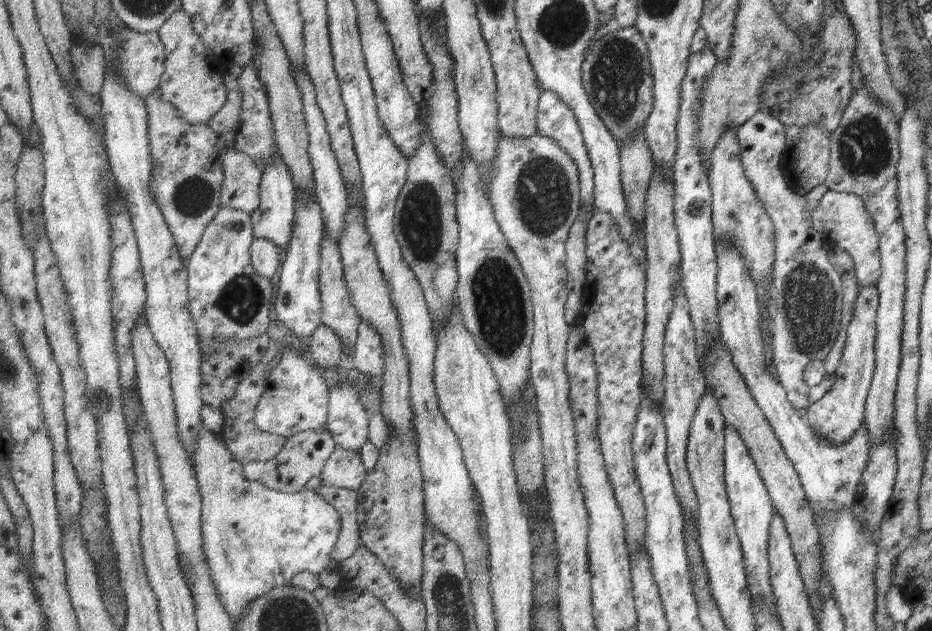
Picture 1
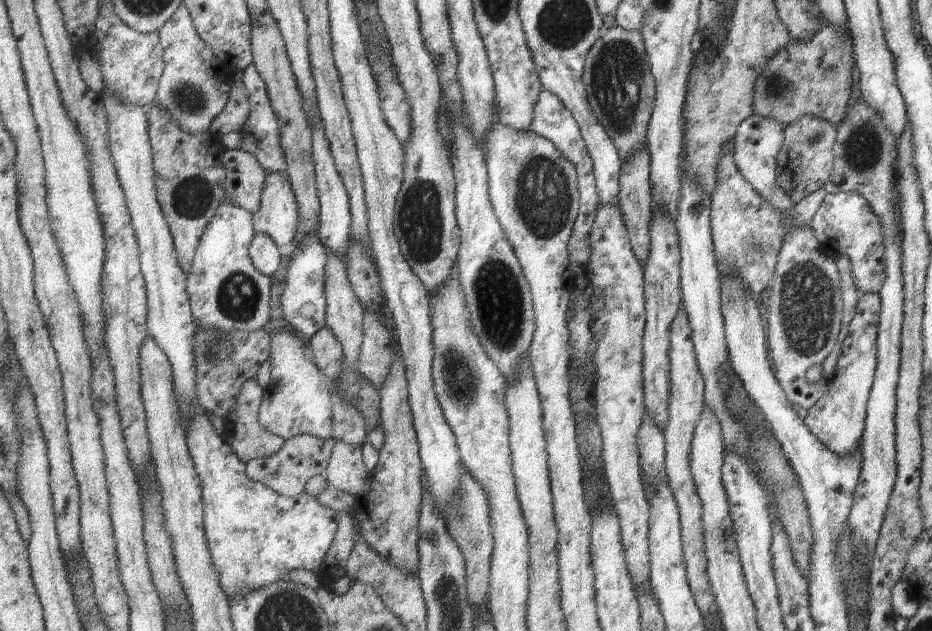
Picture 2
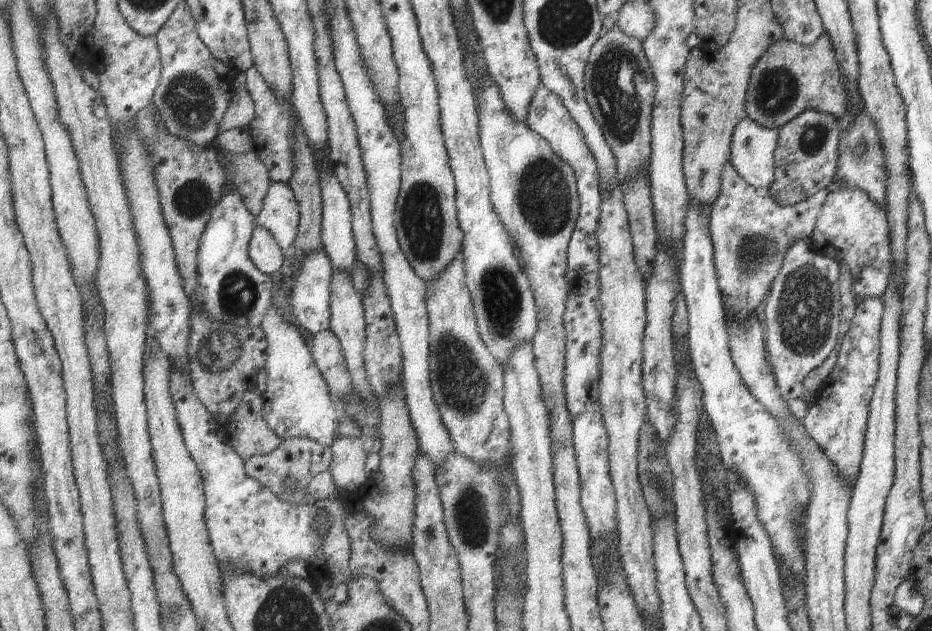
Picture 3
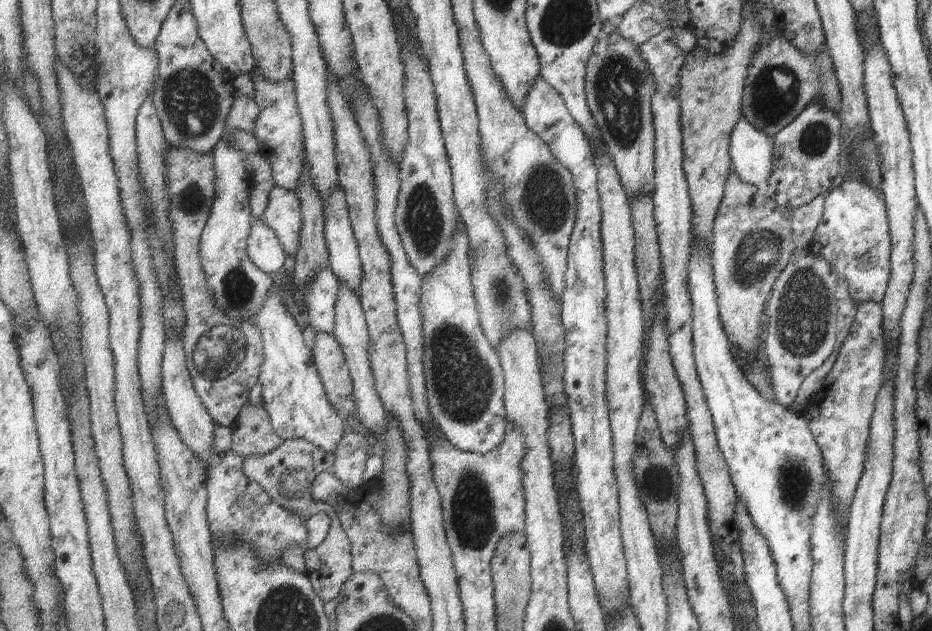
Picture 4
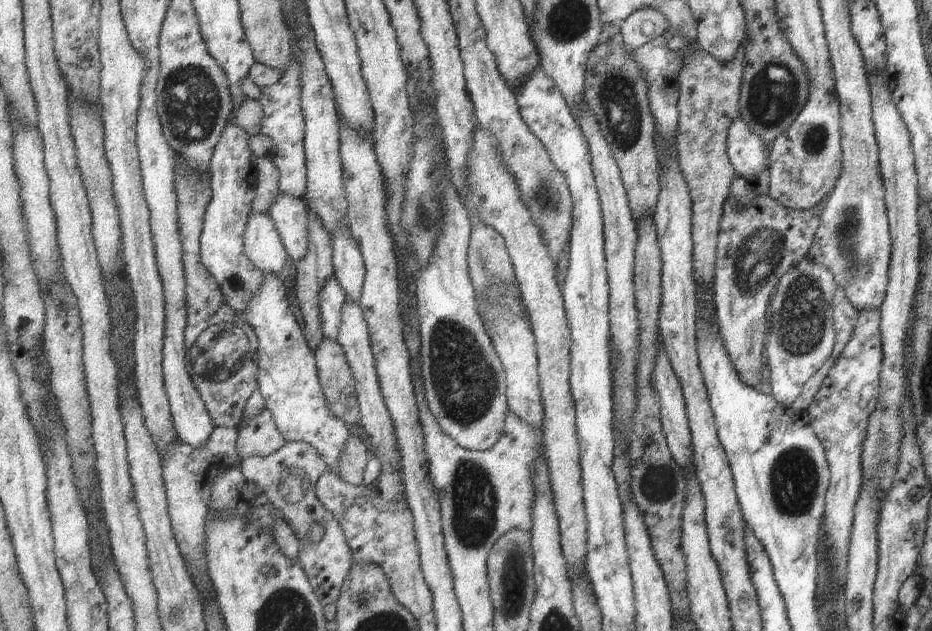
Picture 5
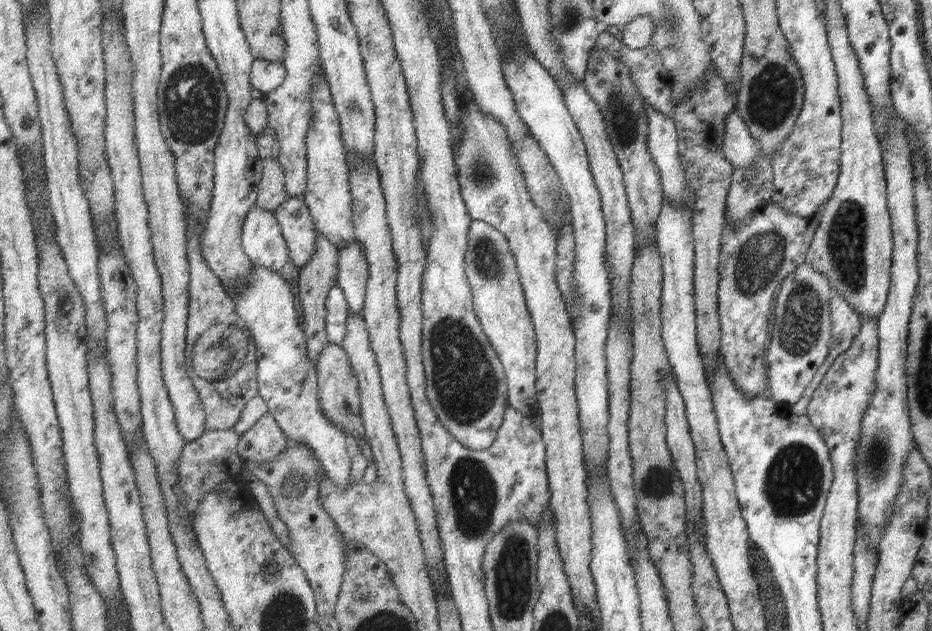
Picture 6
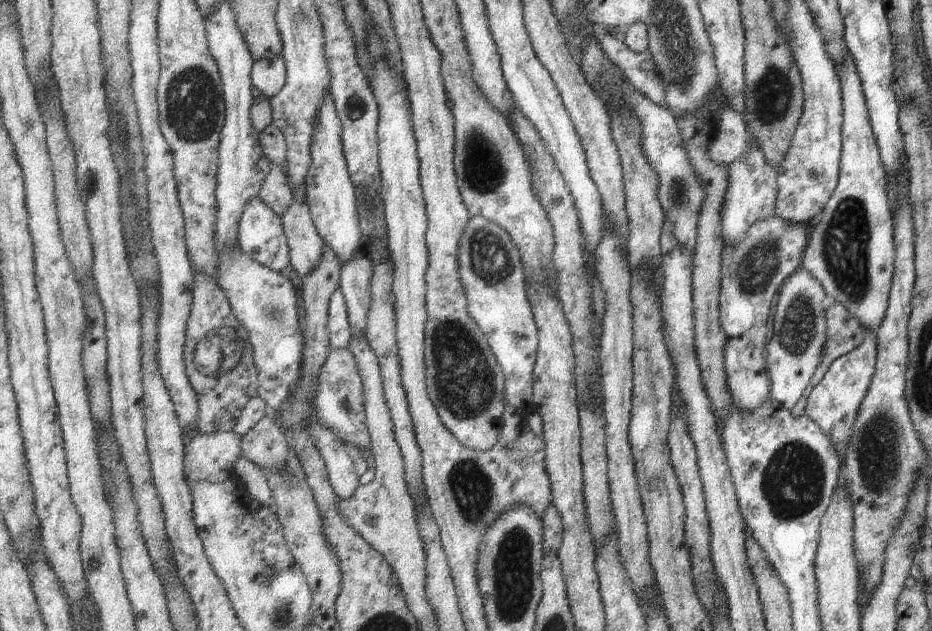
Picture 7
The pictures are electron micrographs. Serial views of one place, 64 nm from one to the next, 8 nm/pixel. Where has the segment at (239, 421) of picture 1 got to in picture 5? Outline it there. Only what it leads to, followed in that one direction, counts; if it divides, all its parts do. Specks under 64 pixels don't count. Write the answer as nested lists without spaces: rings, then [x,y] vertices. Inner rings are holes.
[[[265,409],[237,430],[236,450],[237,457],[241,460],[271,456],[286,444],[287,441],[269,409]]]

